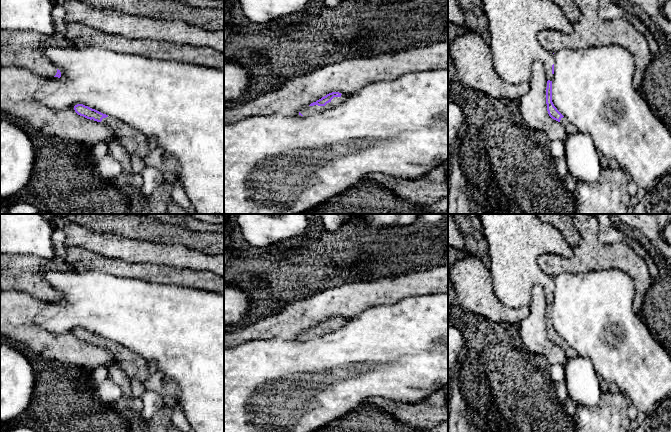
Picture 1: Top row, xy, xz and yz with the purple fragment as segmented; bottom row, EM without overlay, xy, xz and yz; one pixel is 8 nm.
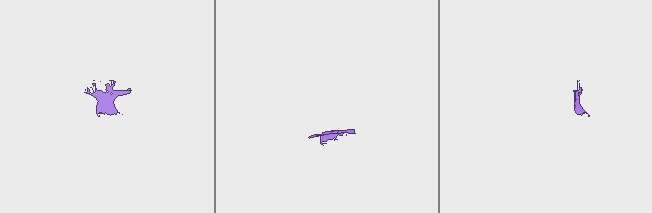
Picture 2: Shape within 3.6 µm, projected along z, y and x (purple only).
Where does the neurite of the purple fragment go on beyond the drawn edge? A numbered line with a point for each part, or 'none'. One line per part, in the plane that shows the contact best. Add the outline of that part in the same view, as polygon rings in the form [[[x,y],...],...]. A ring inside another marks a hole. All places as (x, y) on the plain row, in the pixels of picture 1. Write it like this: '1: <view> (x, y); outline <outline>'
1: xz (309, 334); outline [[[342,318],[340,321],[334,321],[329,327],[327,327],[325,330],[307,330],[301,334],[301,338],[303,340],[309,340],[313,338],[317,338],[318,336],[325,334],[329,331],[334,331],[339,329],[341,326],[343,326],[347,322],[346,319]]]
2: yz (515, 241); outline [[[479,214],[488,244],[489,272],[493,292],[505,306],[520,308],[530,306],[532,288],[539,285],[545,292],[547,304],[553,304],[553,276],[546,274],[538,265],[538,257],[544,253],[566,258],[573,255],[573,248],[563,234],[550,224],[541,221],[536,214]]]

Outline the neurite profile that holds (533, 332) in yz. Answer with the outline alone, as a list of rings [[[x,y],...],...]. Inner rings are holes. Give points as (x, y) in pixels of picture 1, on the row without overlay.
[[[534,285],[529,315],[519,325],[520,337],[530,353],[542,355],[550,365],[564,365],[567,360],[565,352],[560,346],[552,343],[547,335],[547,305],[544,290],[539,285]]]

